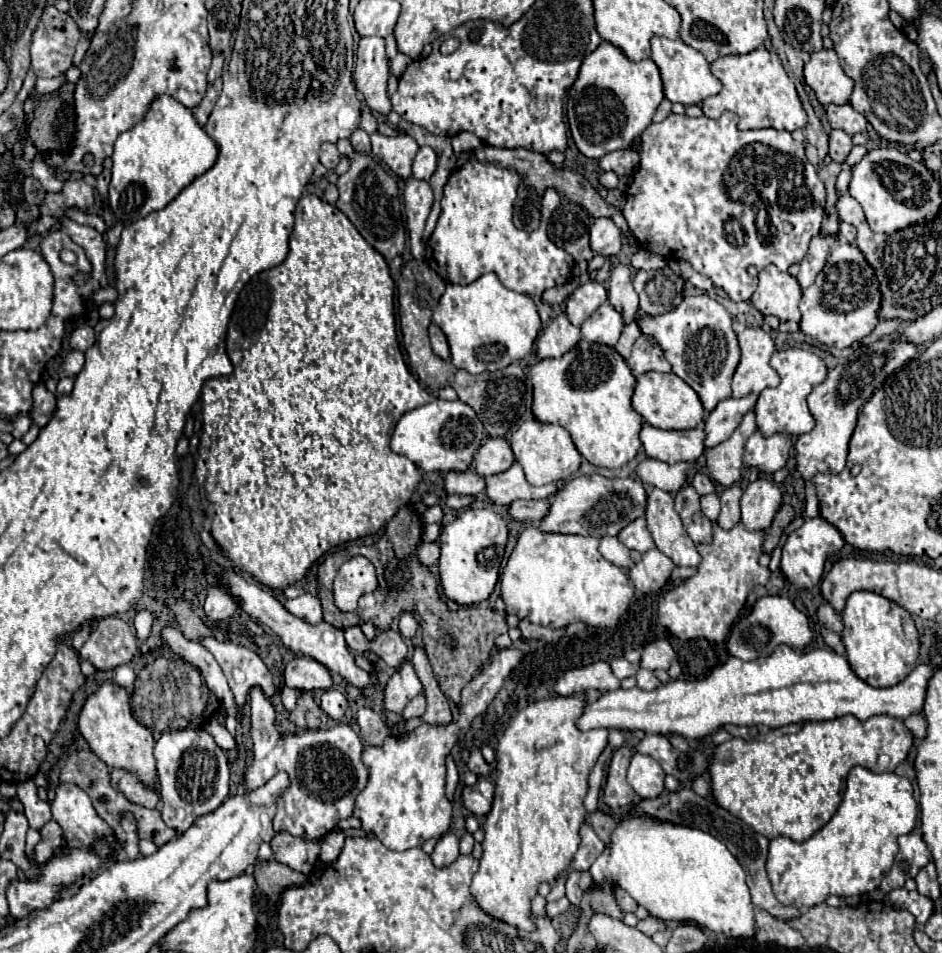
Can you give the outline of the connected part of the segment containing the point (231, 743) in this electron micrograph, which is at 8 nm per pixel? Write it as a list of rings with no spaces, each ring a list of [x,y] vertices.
[[[211,719],[209,723],[207,723],[207,727],[205,727],[211,735],[213,735],[213,739],[215,739],[215,743],[221,747],[221,749],[237,749],[237,743],[235,743],[235,737],[227,731],[227,727],[225,725],[219,725],[217,723],[217,719]]]

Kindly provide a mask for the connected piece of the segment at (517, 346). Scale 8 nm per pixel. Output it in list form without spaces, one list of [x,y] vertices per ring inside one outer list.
[[[487,273],[465,287],[449,283],[433,311],[433,323],[447,335],[451,361],[469,373],[505,369],[513,361],[527,357],[541,331],[541,319],[533,299],[503,287],[495,273]]]

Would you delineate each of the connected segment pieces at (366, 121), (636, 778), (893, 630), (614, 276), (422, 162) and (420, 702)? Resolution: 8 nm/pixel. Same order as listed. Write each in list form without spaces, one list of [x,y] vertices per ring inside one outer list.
[[[365,109],[361,113],[361,129],[367,133],[375,133],[377,131],[377,119],[373,117],[373,113],[369,109]]]
[[[635,753],[631,757],[627,781],[641,799],[657,797],[663,791],[663,779],[665,779],[665,773],[653,757],[641,755],[641,753]]]
[[[855,591],[849,595],[841,615],[845,625],[841,641],[847,651],[847,661],[853,673],[871,687],[893,687],[917,665],[919,635],[911,615],[897,603],[871,591]]]
[[[623,261],[611,269],[609,303],[625,317],[625,323],[631,323],[635,319],[635,313],[639,309],[639,301],[637,301],[637,293],[633,289],[629,265]]]
[[[421,147],[413,161],[413,177],[429,181],[437,171],[437,153],[431,147]]]
[[[425,695],[413,697],[413,699],[407,703],[407,707],[401,711],[401,717],[403,717],[405,721],[409,721],[409,719],[413,719],[413,717],[423,717],[423,715],[425,715]]]

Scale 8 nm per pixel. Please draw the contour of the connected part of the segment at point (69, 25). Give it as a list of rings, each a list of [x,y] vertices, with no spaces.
[[[47,7],[31,43],[31,69],[37,77],[57,77],[71,67],[81,33],[69,13]]]

